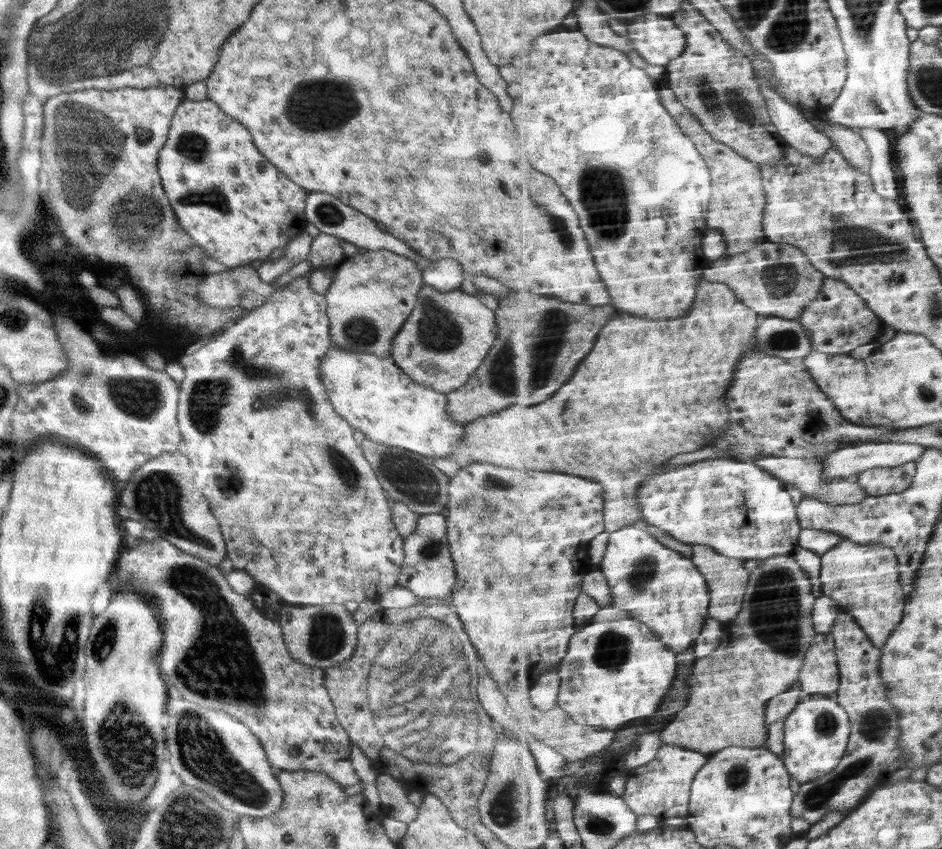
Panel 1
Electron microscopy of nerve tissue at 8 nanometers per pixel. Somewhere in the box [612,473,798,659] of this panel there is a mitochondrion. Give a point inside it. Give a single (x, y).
(645, 568)

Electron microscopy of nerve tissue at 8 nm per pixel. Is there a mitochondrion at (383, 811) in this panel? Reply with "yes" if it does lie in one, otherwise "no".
no

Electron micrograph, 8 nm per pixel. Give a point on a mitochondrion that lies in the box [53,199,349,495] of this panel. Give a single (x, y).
(142, 399)

